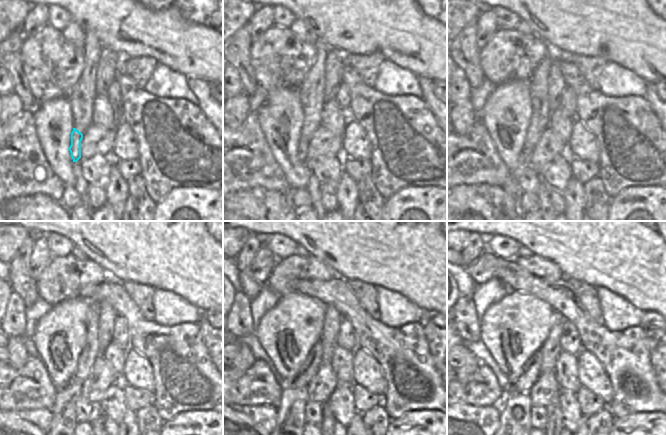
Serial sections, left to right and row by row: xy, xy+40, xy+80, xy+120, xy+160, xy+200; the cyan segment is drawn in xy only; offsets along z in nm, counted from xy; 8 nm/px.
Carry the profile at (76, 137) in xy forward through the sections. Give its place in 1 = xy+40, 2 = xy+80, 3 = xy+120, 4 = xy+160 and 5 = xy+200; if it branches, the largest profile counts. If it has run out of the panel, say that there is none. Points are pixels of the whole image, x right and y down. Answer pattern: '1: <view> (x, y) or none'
1: xy+40 (302, 147)
2: xy+80 (526, 154)
3: xy+120 (64, 422)
4: xy+160 (291, 422)
5: xy+200 (515, 422)

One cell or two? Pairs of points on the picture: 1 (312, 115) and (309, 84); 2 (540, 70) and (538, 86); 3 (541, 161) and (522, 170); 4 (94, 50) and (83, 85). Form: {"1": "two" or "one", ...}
{"1": "one", "2": "one", "3": "two", "4": "one"}

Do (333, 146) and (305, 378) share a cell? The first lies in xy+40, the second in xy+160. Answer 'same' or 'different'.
different

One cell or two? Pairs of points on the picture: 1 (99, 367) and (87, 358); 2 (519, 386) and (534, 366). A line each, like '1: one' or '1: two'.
1: two
2: one

